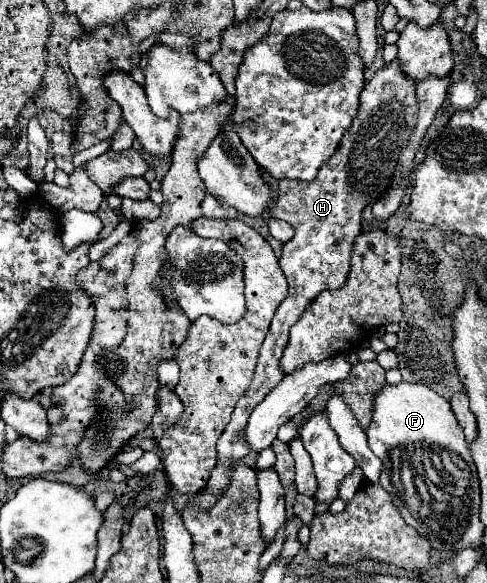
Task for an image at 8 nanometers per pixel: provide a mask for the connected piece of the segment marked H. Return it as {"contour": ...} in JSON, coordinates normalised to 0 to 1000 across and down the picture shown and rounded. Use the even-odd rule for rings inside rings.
{"contour":[[[815,99],[807,106],[799,106],[795,113],[786,113],[749,144],[749,151],[741,158],[737,192],[733,192],[721,220],[708,226],[708,233],[704,233],[696,254],[688,257],[688,264],[663,281],[663,288],[655,288],[655,302],[647,309],[639,309],[639,312],[626,312],[626,309],[573,309],[573,336],[569,336],[565,350],[556,353],[556,370],[577,374],[577,377],[593,381],[606,391],[606,405],[581,422],[581,436],[577,436],[577,446],[573,446],[573,456],[577,456],[577,463],[581,463],[581,470],[589,473],[589,484],[593,484],[593,504],[573,521],[573,528],[569,528],[569,535],[561,542],[556,563],[552,563],[552,569],[544,576],[544,587],[536,593],[536,604],[532,604],[532,614],[528,614],[528,631],[524,631],[524,652],[515,655],[515,662],[503,672],[503,679],[495,679],[495,686],[487,690],[483,707],[474,714],[474,724],[466,727],[458,748],[450,751],[450,762],[446,762],[450,792],[446,792],[446,799],[441,799],[441,806],[437,806],[437,813],[429,820],[429,830],[421,834],[421,840],[413,840],[409,847],[392,851],[384,868],[429,875],[458,851],[458,844],[466,840],[466,834],[474,827],[478,799],[495,786],[503,786],[507,775],[511,775],[511,768],[499,762],[499,734],[507,727],[507,714],[548,679],[548,672],[561,669],[581,648],[581,638],[573,638],[569,617],[577,614],[581,593],[593,583],[593,563],[614,549],[614,542],[626,532],[626,525],[655,501],[700,494],[700,487],[713,484],[717,443],[721,443],[721,432],[725,432],[725,419],[729,419],[729,408],[741,401],[741,364],[745,364],[745,357],[770,350],[770,343],[778,343],[778,336],[791,336],[795,326],[803,322],[807,305],[815,302],[815,292],[819,292],[819,261],[823,261],[828,247],[836,247],[836,237],[844,237],[844,220],[852,220],[852,192],[860,192],[860,175],[852,172],[852,151],[856,151],[856,137],[844,137],[823,120],[823,110],[819,110]]]}

